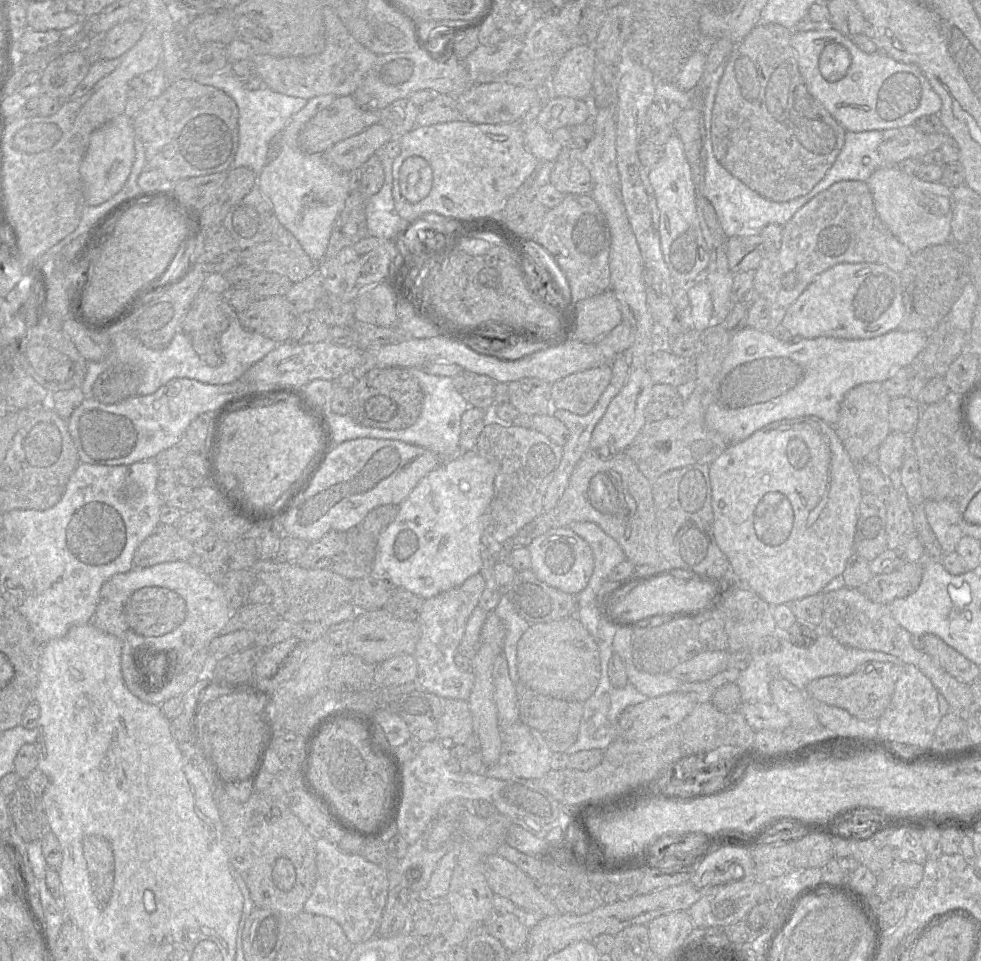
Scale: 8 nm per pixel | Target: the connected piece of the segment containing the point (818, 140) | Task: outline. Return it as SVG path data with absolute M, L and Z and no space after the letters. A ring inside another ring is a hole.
M779 24L756 25L742 40L733 44L717 86L711 117L711 145L717 161L758 195L775 202L787 202L809 193L834 163L843 147L846 133L823 105L809 93L799 71L796 53L790 43L790 34L789 29Z

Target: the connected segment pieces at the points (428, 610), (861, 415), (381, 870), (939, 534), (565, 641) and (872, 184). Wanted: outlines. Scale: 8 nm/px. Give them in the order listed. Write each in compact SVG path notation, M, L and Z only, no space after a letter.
M477 573L462 585L424 600L418 619L420 638L414 651L417 663L416 681L423 690L442 699L468 700L474 684L474 675L471 670L461 670L454 657L463 640L467 621L478 606L485 588L486 580L483 574Z
M880 382L862 383L850 389L844 396L837 422L833 425L850 458L856 463L864 462L872 451L890 434L889 410L891 398Z
M321 837L316 839L317 879L303 912L332 918L343 929L352 945L366 942L377 934L388 898L388 868L366 860L361 854L342 852L337 844Z
M926 500L924 510L944 556L956 551L957 545L963 536L960 527L958 501Z
M576 616L531 624L517 644L517 670L519 680L540 694L584 702L596 690L601 675L598 645Z
M882 166L866 181L875 210L881 222L912 254L928 246L951 241L951 220L954 211L952 189L941 182L926 182L909 175L897 166Z

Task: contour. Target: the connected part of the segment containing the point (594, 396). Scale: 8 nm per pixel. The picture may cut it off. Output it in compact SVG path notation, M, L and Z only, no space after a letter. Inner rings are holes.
M611 364L570 374L552 384L552 409L567 410L576 415L588 414L598 402L600 396L607 388L612 377Z

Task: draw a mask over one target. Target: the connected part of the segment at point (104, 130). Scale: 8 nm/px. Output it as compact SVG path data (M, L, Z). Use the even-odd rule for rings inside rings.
M124 113L91 133L88 148L79 167L86 205L100 205L122 189L134 162L134 137L133 119Z

